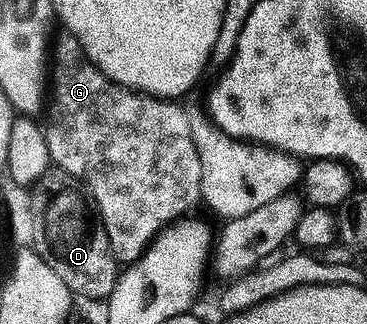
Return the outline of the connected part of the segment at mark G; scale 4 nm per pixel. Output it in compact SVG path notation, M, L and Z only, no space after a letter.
M68 31L62 32L58 41L56 38L51 53L51 77L53 110L45 129L50 162L60 172L83 183L88 196L95 202L114 257L122 266L128 267L144 255L160 233L178 219L188 218L192 214L189 212L202 204L203 163L193 138L195 126L177 106L180 104L160 97L146 97L144 93L135 93L104 77L86 59L83 47Z

